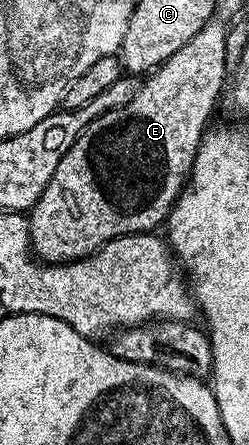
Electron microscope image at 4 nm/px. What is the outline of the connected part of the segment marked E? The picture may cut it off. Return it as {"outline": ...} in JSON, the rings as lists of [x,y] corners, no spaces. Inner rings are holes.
{"outline":[[[219,18],[208,20],[206,26],[202,26],[202,30],[198,34],[194,34],[194,38],[190,38],[190,42],[186,42],[186,46],[182,46],[165,64],[161,64],[141,83],[140,92],[134,94],[134,98],[126,106],[118,106],[114,110],[94,118],[94,122],[90,122],[84,128],[84,133],[76,139],[74,146],[70,146],[70,150],[66,150],[62,162],[58,162],[58,170],[54,170],[54,178],[50,178],[42,198],[38,198],[38,202],[27,213],[28,237],[32,240],[33,253],[39,259],[46,264],[69,264],[71,260],[80,260],[91,252],[97,252],[102,245],[114,238],[134,236],[137,232],[151,233],[156,230],[159,224],[161,227],[167,221],[168,214],[172,211],[172,205],[175,204],[180,193],[184,191],[188,178],[192,174],[192,164],[196,160],[196,151],[200,148],[200,141],[204,139],[206,129],[209,127],[207,124],[208,119],[212,116],[212,107],[215,106],[216,99],[219,96],[221,99],[222,93],[225,91],[226,77],[230,72],[228,44],[230,45],[229,25],[224,25]]]}

